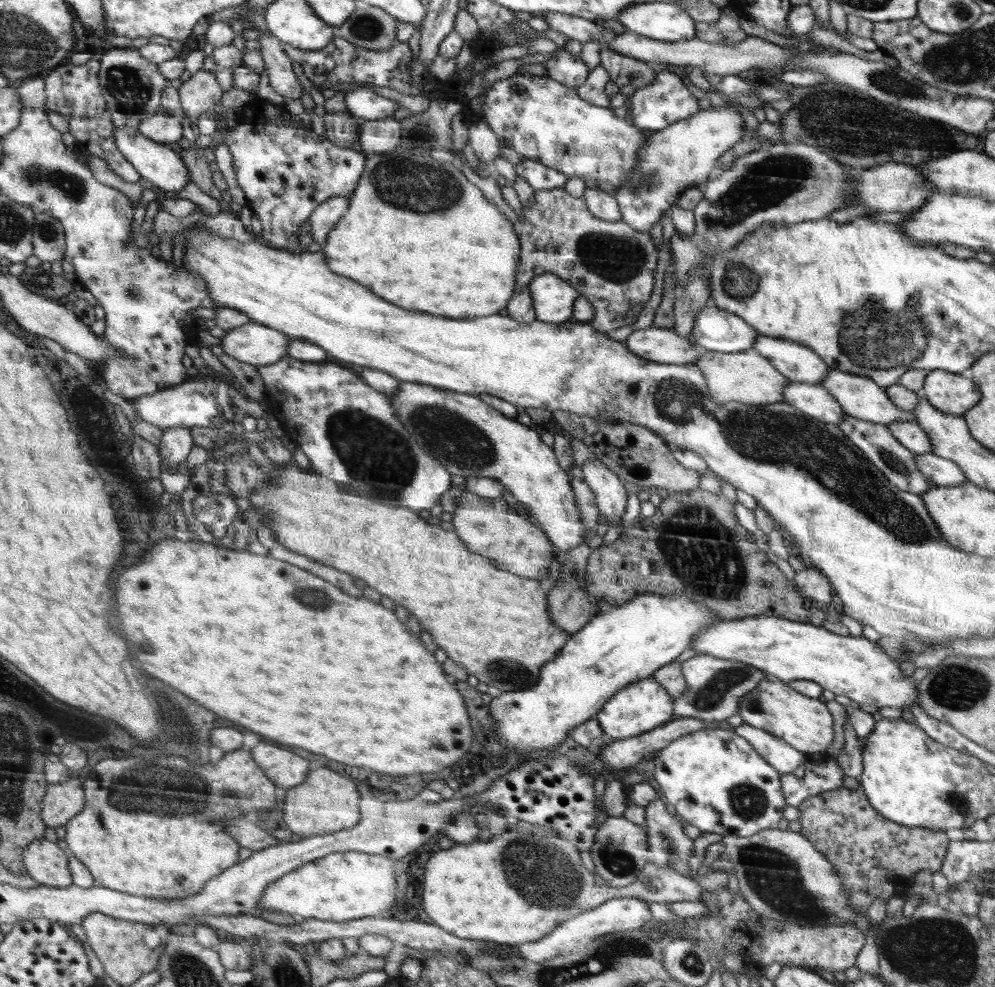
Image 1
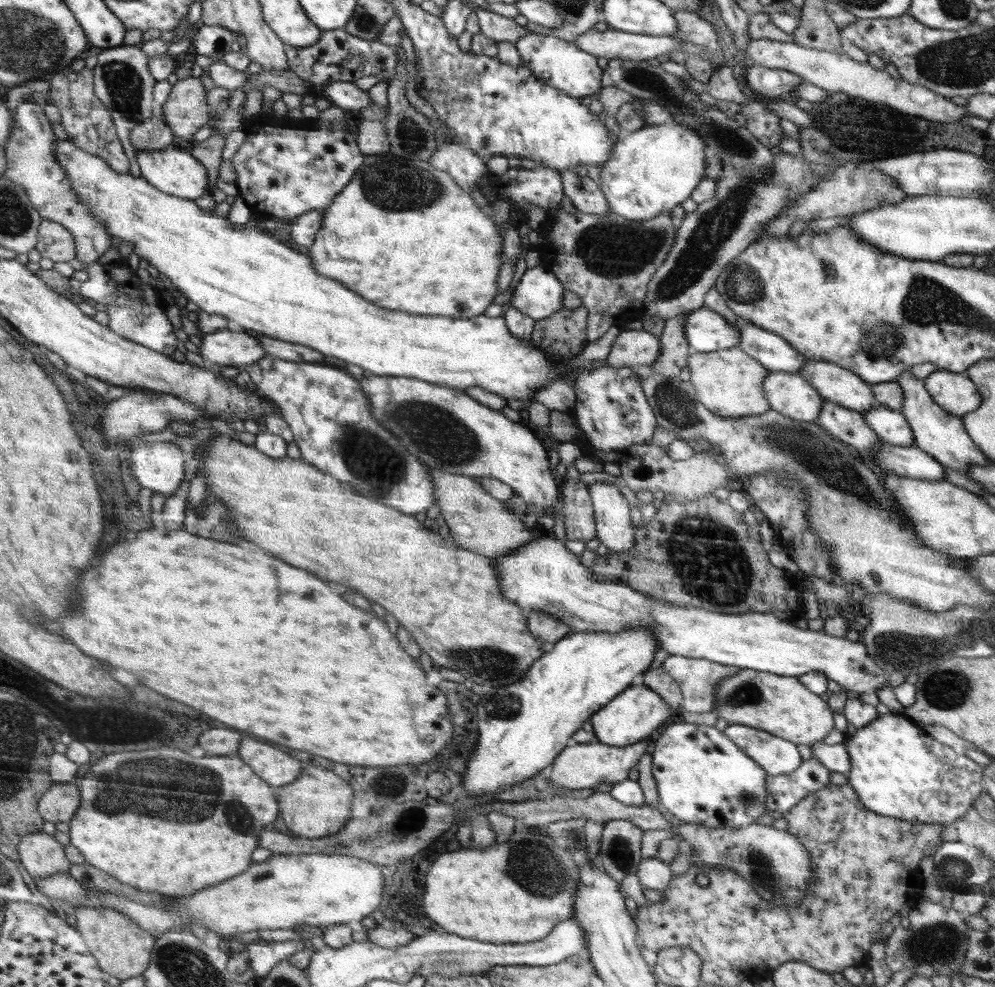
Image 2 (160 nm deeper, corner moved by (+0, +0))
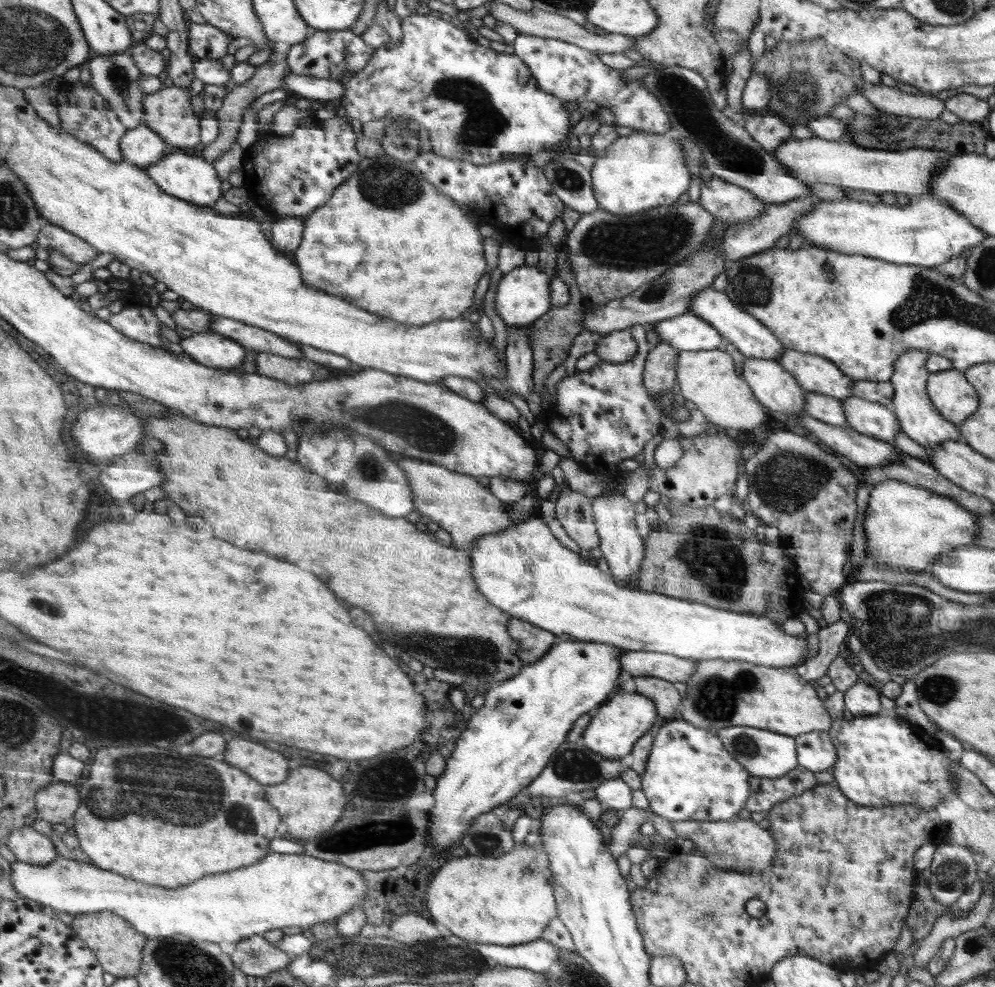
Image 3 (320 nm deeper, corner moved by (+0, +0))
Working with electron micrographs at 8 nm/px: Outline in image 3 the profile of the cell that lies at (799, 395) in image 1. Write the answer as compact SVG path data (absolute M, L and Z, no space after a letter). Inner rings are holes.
M746 357L742 368L752 393L769 412L782 416L804 412L806 392L776 361Z

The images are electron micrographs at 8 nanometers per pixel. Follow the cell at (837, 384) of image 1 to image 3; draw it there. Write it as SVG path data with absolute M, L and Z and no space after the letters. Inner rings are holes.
M784 349L783 355L775 361L791 373L804 392L820 393L838 400L852 396L854 380L823 356Z

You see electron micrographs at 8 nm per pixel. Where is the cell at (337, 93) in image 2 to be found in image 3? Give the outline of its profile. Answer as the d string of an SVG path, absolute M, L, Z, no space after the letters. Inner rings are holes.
M292 72L283 78L285 90L298 98L318 99L332 101L344 95L344 83L328 78L314 78L313 76L300 76Z

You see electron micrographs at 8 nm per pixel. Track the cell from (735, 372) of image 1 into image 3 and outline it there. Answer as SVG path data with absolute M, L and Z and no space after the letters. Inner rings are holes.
M723 347L707 351L680 351L677 358L676 380L680 386L682 397L695 404L695 411L699 411L705 418L723 430L739 429L750 431L766 422L768 414L762 410L763 406L752 393L750 385L743 377L743 373L736 370L736 362L726 353Z

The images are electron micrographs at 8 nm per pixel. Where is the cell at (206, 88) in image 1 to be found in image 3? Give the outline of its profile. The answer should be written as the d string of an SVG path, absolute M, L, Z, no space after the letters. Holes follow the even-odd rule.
M176 85L148 93L145 98L145 124L159 132L168 144L176 148L198 146L202 142L202 122L192 106L193 95L191 88Z

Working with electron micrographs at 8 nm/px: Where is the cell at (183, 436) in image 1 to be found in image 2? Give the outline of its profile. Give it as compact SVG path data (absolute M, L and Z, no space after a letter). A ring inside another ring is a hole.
M169 441L137 444L132 449L131 472L142 487L173 496L186 478L187 458Z

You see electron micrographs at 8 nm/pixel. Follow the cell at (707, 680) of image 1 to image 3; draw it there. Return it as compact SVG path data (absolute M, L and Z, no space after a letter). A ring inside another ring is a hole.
M624 651L619 660L624 673L633 677L657 677L674 684L686 683L696 674L696 660L668 653Z

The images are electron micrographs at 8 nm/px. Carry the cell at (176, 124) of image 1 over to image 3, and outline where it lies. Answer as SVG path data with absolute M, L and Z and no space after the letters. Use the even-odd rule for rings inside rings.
M146 124L129 129L121 147L126 161L138 167L148 168L167 156L168 141Z

